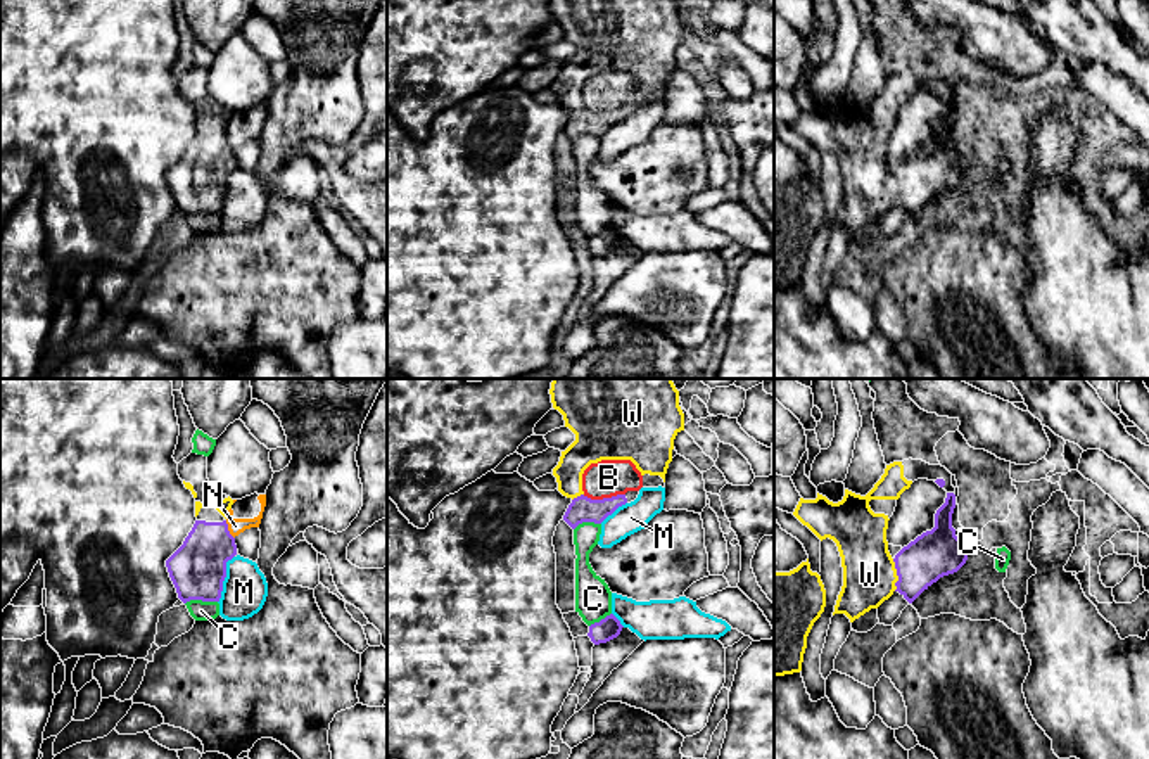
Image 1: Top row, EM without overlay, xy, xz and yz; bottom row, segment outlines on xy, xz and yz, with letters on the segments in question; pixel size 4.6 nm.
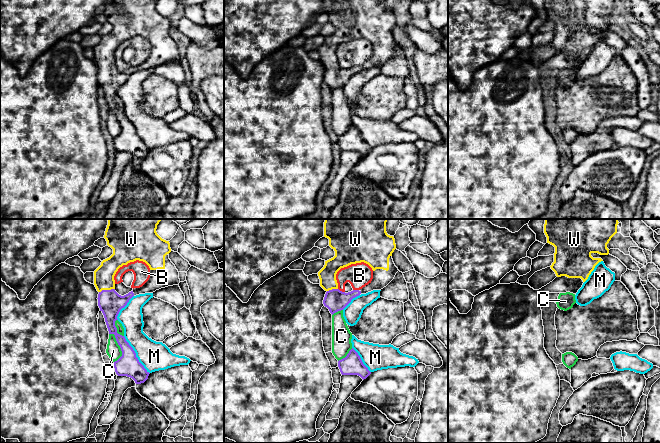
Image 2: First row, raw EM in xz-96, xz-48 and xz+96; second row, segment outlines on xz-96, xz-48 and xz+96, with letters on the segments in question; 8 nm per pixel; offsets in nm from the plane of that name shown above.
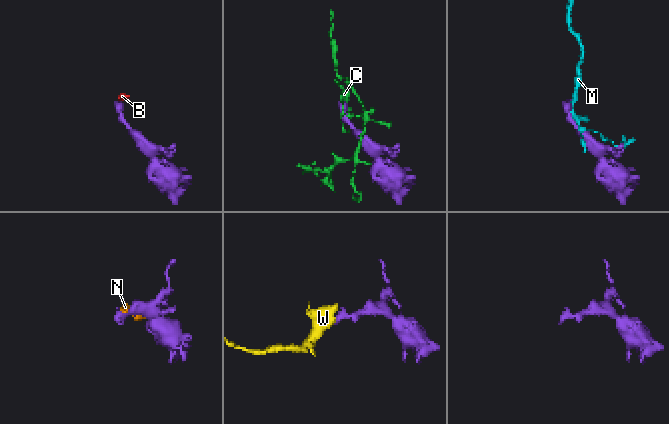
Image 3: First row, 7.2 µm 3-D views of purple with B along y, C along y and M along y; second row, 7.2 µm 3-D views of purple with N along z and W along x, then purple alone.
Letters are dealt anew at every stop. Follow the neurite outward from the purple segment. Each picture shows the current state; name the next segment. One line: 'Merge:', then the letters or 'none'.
Merge: W

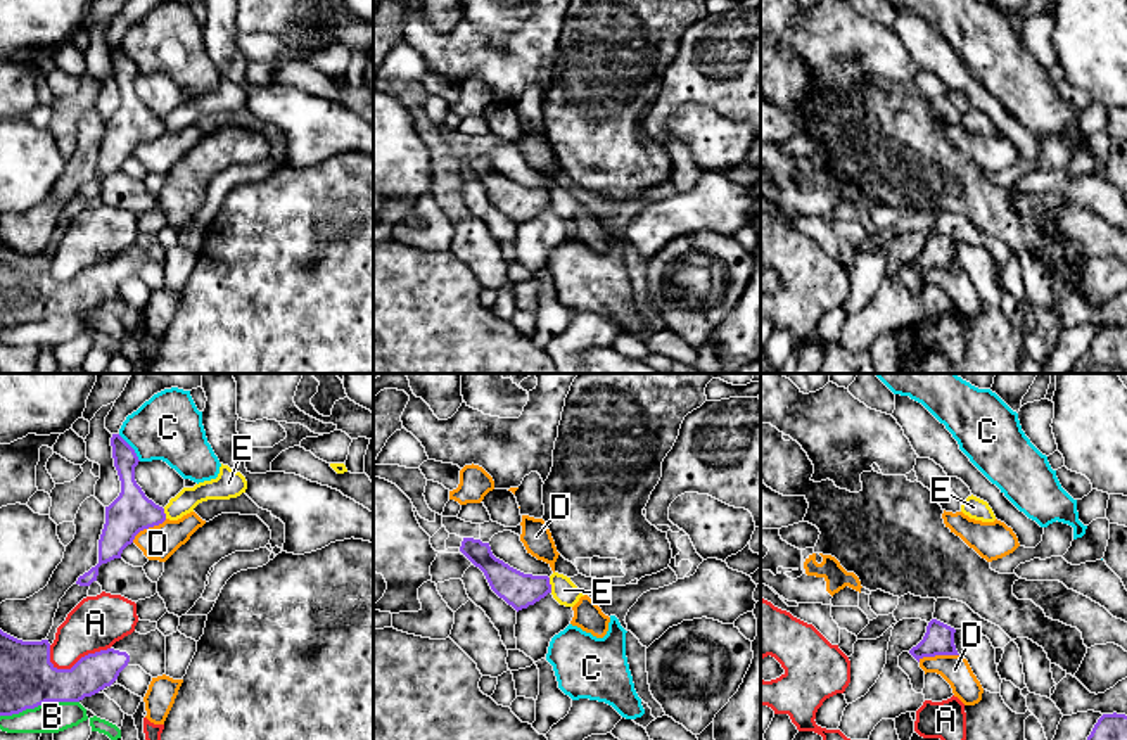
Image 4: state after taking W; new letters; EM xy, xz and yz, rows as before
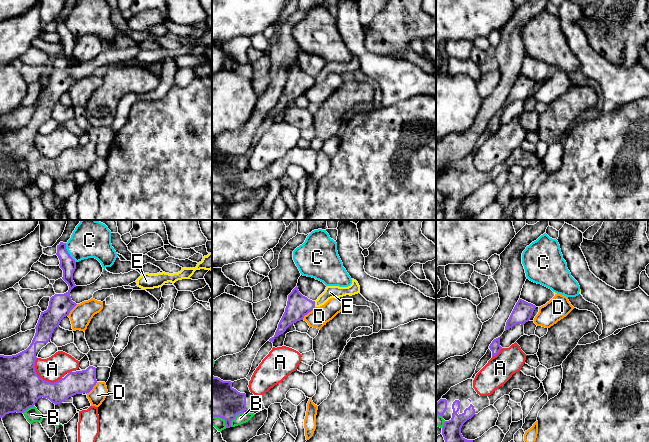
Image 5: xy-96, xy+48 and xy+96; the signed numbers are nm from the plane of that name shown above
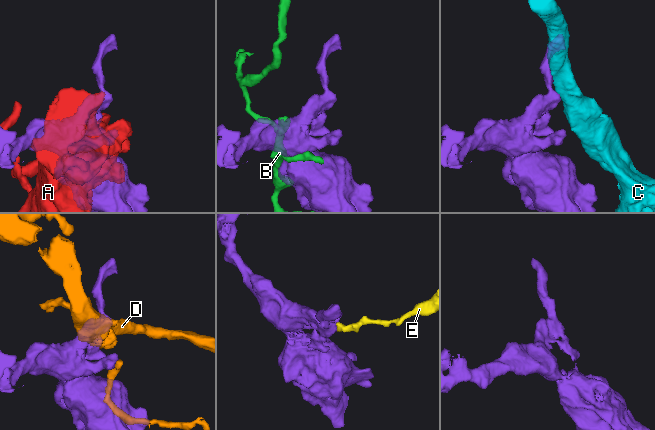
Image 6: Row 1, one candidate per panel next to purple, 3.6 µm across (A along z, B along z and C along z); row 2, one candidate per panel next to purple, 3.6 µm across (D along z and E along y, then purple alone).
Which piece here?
Merge: none

